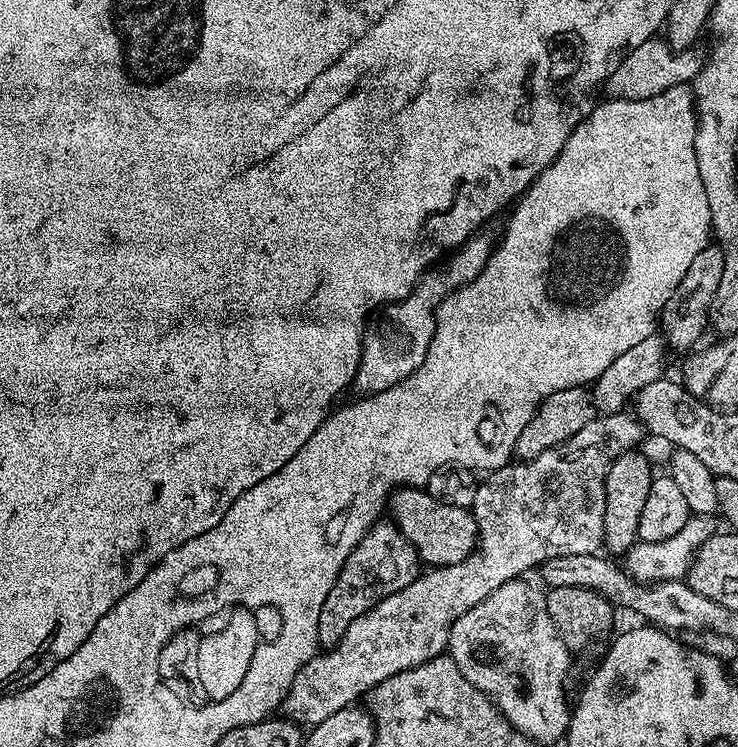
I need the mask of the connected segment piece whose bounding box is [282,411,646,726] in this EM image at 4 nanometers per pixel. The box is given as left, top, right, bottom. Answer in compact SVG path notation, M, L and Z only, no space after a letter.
M627 411L600 414L597 415L596 419L593 420L591 424L582 426L582 430L578 430L578 434L566 438L558 446L542 450L542 454L538 454L534 459L523 462L510 462L504 468L497 468L496 471L487 473L476 485L474 502L470 509L473 518L476 520L476 534L478 537L476 549L462 562L451 564L445 568L432 566L427 570L421 571L419 578L414 582L410 582L410 586L406 586L406 590L398 590L398 594L390 594L390 598L382 598L382 602L378 602L373 608L366 610L366 614L354 618L354 622L350 622L346 634L342 634L342 638L336 643L336 647L321 651L319 654L312 656L310 662L306 662L302 666L302 670L298 670L298 674L294 674L294 682L290 686L288 696L282 705L283 715L287 717L287 719L296 721L296 723L301 726L315 726L322 722L326 722L326 718L330 718L330 714L338 714L338 710L353 707L353 705L359 701L356 700L359 696L360 699L367 697L373 686L381 684L386 678L398 674L402 670L410 670L414 666L420 666L422 662L428 662L436 656L445 655L448 646L448 635L454 626L454 622L458 622L458 618L462 618L462 614L466 614L466 610L474 610L474 606L478 606L478 602L490 598L490 594L494 594L494 590L498 590L498 586L502 586L507 580L523 577L525 574L528 574L524 572L530 571L531 568L532 571L539 569L540 565L550 558L562 558L562 554L599 553L601 549L604 548L606 474L618 457L633 451L633 449L639 445L636 443L643 437L645 438L645 436L646 431L643 425L635 415L629 414Z

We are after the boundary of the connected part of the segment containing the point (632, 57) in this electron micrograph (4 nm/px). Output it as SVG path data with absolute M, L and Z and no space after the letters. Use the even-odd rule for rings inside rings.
M653 38L642 42L622 62L618 62L618 70L610 74L606 92L614 100L641 100L654 98L671 88L691 85L692 79L699 74L706 59L705 53L699 52L699 47L675 49L664 38Z

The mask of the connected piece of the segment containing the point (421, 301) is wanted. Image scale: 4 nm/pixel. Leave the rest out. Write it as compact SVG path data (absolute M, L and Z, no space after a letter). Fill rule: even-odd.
M477 234L470 237L443 263L429 268L416 283L415 290L405 300L397 300L395 304L387 305L371 321L370 327L364 333L364 345L354 381L354 388L360 391L357 393L371 394L386 390L402 382L414 370L418 370L418 366L422 366L430 350L430 342L434 338L436 312L440 309L440 303L463 284L469 284L474 278L478 278L478 274L482 274L486 262L492 256L494 240L484 235Z

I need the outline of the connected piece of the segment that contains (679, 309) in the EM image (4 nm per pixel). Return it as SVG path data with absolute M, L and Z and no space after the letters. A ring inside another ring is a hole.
M709 242L694 257L694 262L690 262L690 270L686 270L682 282L678 282L674 294L670 294L666 306L660 311L658 328L669 349L676 351L677 348L678 351L687 353L701 343L701 341L699 342L700 335L703 334L704 328L706 332L709 327L708 311L710 310L710 302L714 302L714 294L718 291L718 282L721 279L722 250L719 244Z

